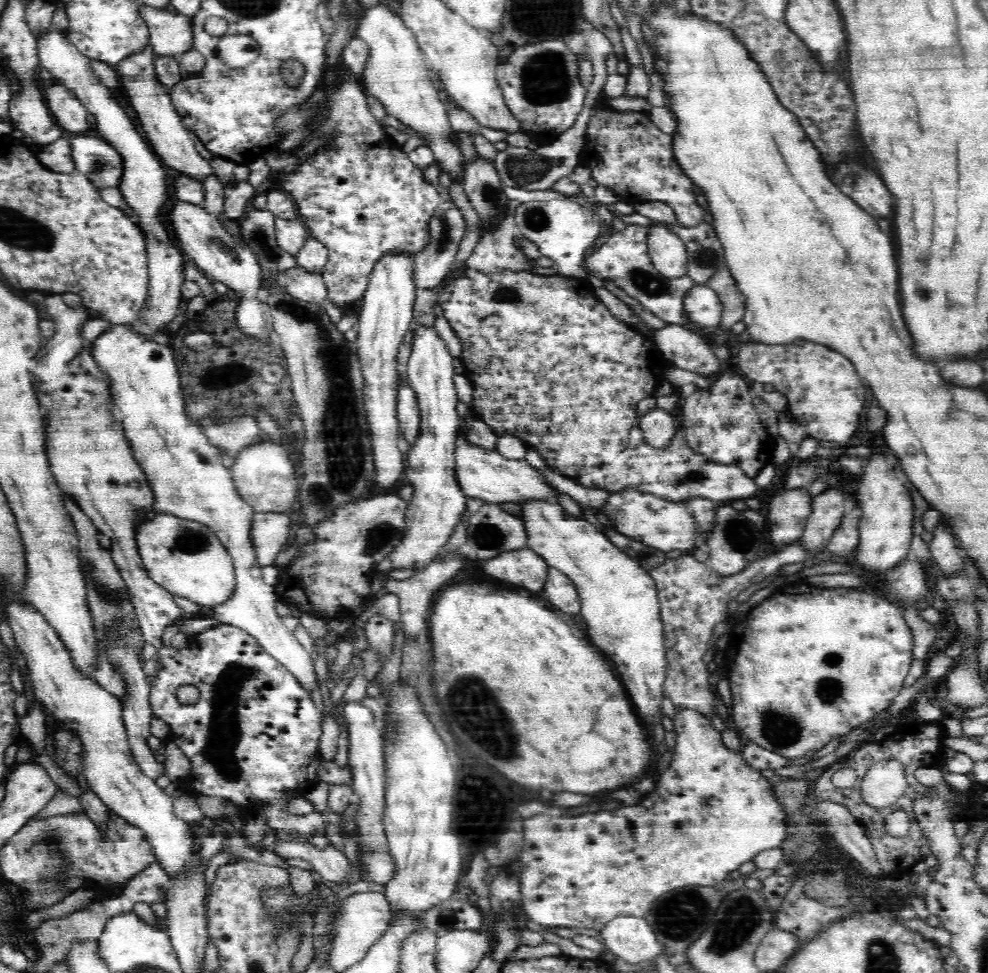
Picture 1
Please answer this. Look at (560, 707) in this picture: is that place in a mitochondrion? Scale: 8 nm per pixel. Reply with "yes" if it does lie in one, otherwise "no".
no

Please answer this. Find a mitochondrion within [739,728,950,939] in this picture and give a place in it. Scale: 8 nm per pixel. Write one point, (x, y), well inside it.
(829, 868)

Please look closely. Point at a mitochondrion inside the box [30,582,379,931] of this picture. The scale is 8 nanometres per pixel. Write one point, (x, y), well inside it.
(46, 838)

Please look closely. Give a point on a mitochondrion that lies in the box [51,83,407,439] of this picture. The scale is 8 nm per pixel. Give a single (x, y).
(260, 235)

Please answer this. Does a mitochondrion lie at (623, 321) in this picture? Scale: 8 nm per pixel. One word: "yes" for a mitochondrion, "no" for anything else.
no

